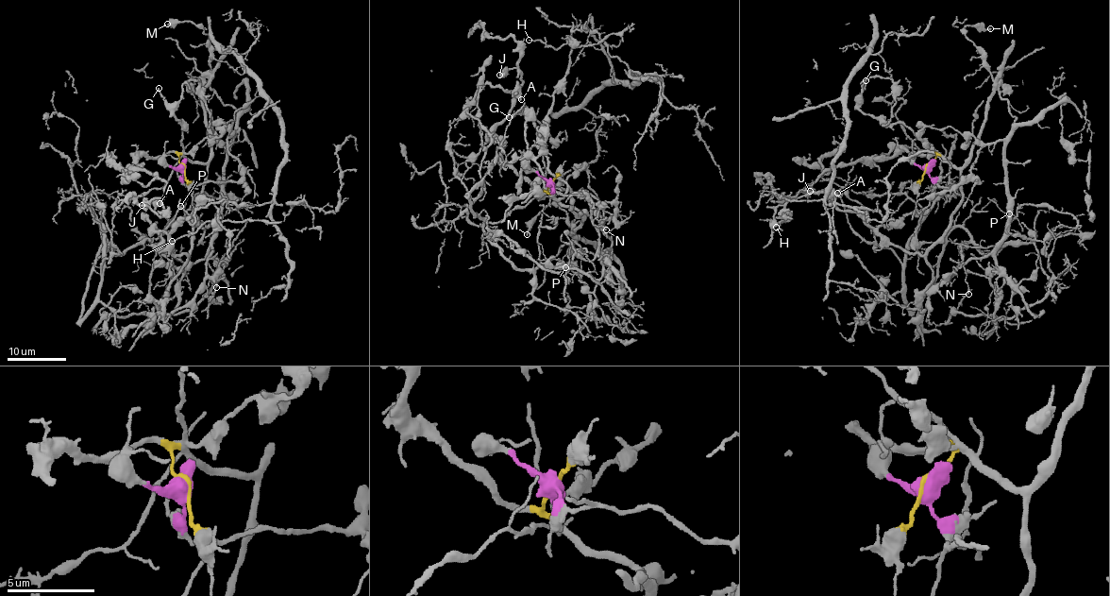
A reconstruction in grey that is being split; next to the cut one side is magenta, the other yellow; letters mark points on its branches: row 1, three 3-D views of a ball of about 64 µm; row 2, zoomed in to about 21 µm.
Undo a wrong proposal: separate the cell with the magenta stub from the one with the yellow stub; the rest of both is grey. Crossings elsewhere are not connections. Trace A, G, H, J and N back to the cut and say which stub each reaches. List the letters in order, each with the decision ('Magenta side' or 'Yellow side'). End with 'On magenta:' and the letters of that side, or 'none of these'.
A: Yellow side
G: Yellow side
H: Yellow side
J: Yellow side
N: Magenta side
On magenta: N

